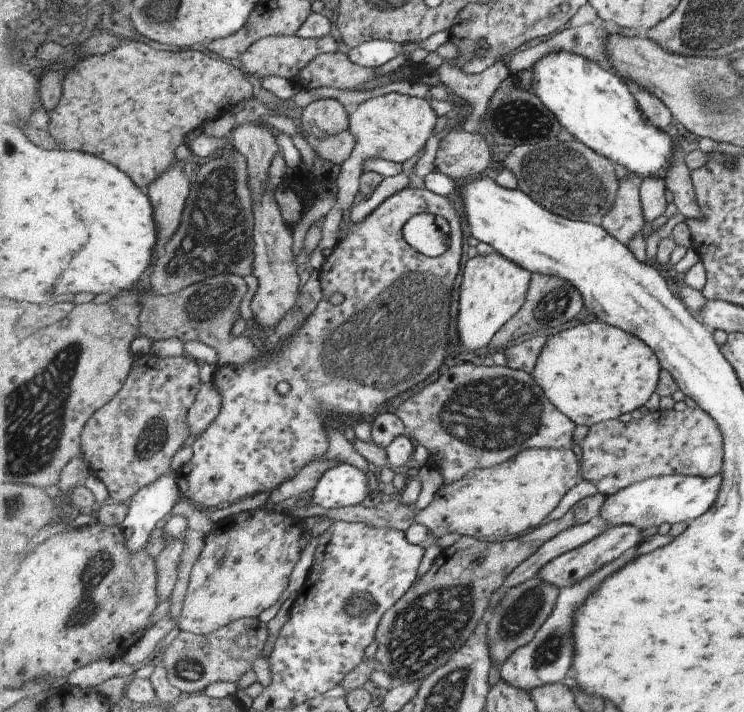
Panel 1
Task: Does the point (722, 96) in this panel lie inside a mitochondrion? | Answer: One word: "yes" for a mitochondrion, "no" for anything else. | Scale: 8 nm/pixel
yes

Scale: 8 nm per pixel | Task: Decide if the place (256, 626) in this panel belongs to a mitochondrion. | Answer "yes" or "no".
no

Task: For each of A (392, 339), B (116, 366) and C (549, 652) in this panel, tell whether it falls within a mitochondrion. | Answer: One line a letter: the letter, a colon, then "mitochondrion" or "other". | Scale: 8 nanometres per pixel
A: mitochondrion
B: other
C: mitochondrion

